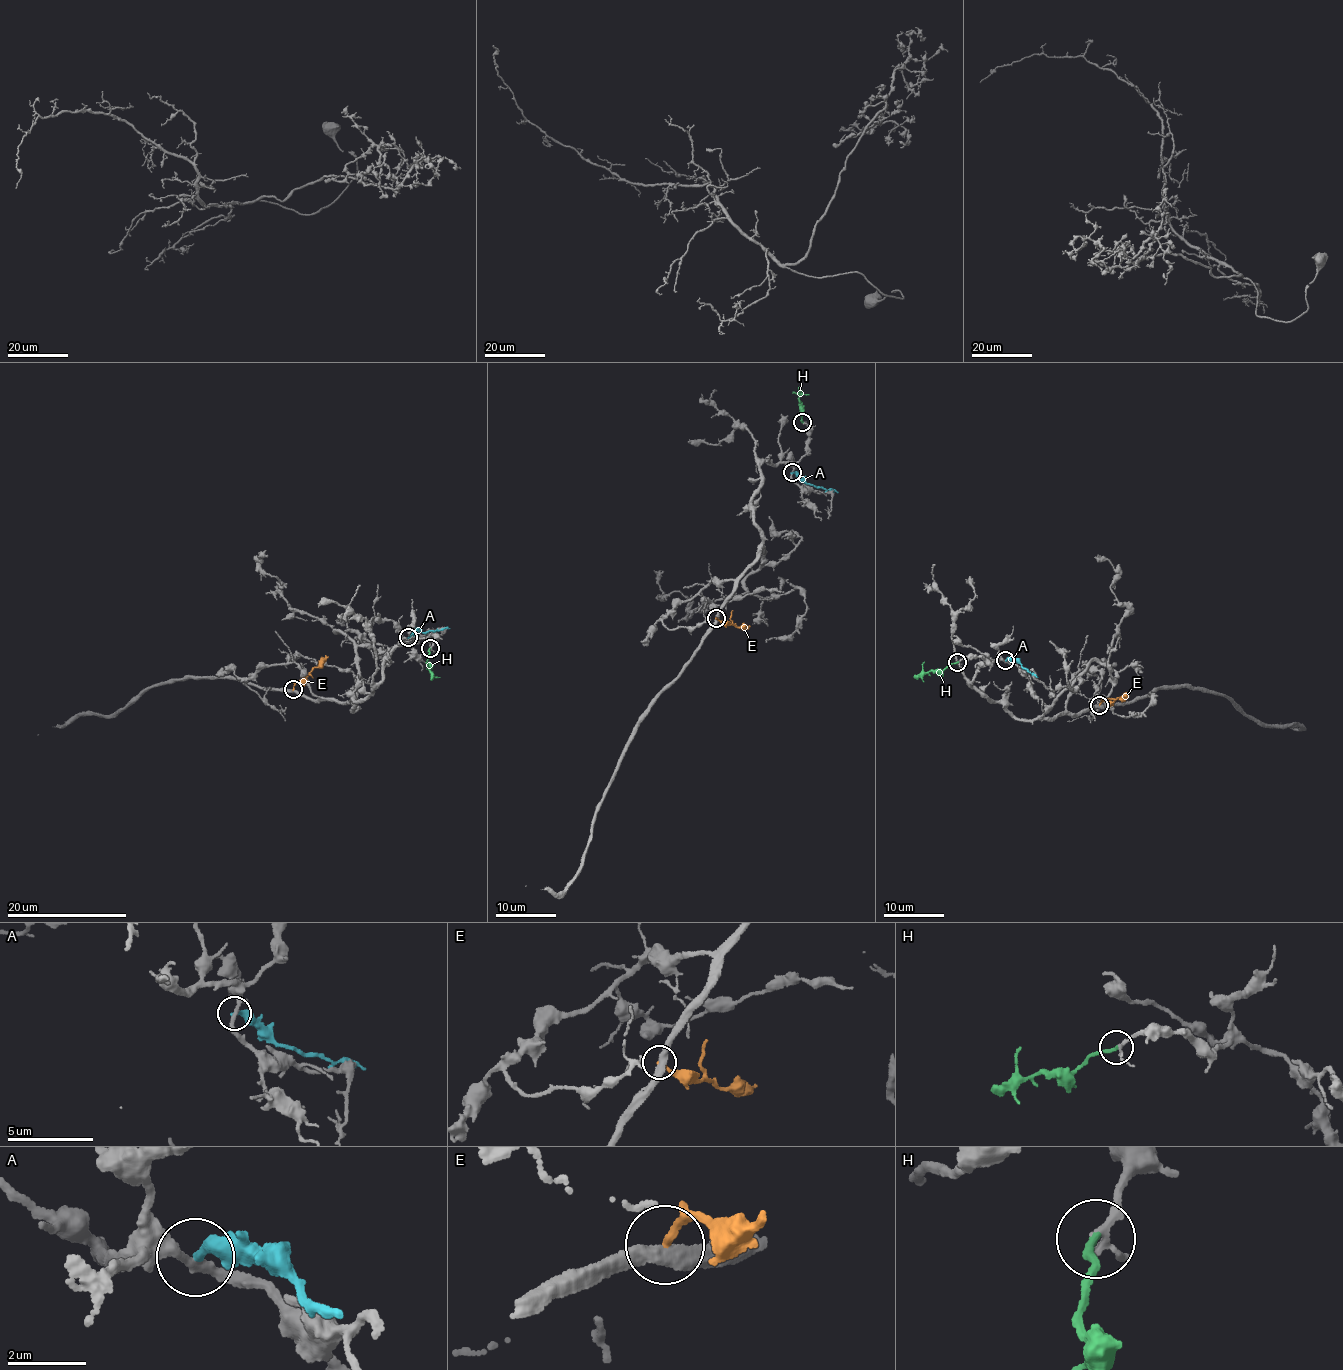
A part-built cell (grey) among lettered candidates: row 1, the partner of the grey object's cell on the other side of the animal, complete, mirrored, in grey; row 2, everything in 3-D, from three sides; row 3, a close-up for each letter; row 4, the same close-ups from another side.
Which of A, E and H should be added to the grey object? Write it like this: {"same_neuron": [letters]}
{"same_neuron": ["H"]}

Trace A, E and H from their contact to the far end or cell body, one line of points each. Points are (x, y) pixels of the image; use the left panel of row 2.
A: (408, 637), (420, 631), (450, 628)
E: (293, 690), (296, 682), (305, 681), (328, 656)
H: (430, 649), (431, 680)

